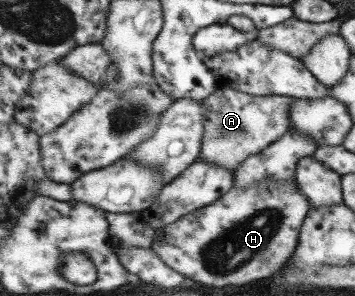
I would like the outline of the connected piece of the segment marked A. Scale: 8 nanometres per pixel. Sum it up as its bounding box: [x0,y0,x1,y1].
[201,88,297,170]

